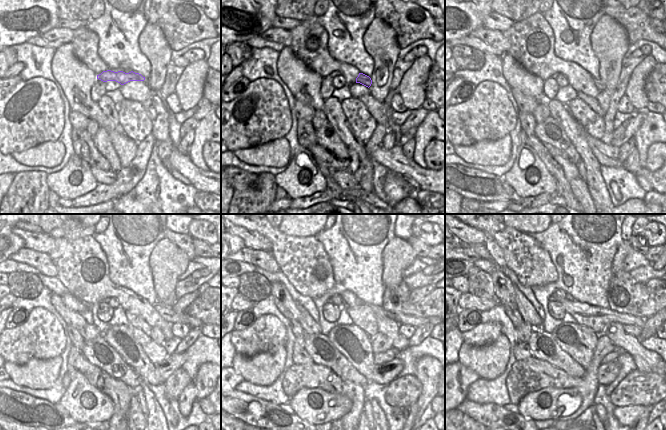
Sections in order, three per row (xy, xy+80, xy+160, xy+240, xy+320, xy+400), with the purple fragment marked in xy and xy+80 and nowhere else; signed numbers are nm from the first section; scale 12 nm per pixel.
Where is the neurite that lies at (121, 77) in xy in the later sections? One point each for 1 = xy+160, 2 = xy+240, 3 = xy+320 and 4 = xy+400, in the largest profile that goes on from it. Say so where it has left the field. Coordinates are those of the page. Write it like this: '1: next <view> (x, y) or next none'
1: next xy+160 (600, 85)
2: next xy+240 (166, 312)
3: next xy+320 (402, 319)
4: next none

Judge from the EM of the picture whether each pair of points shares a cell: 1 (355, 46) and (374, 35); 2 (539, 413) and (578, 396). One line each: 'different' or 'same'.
1: different
2: same

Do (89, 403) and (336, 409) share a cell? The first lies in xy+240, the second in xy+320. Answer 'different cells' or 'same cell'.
same cell

